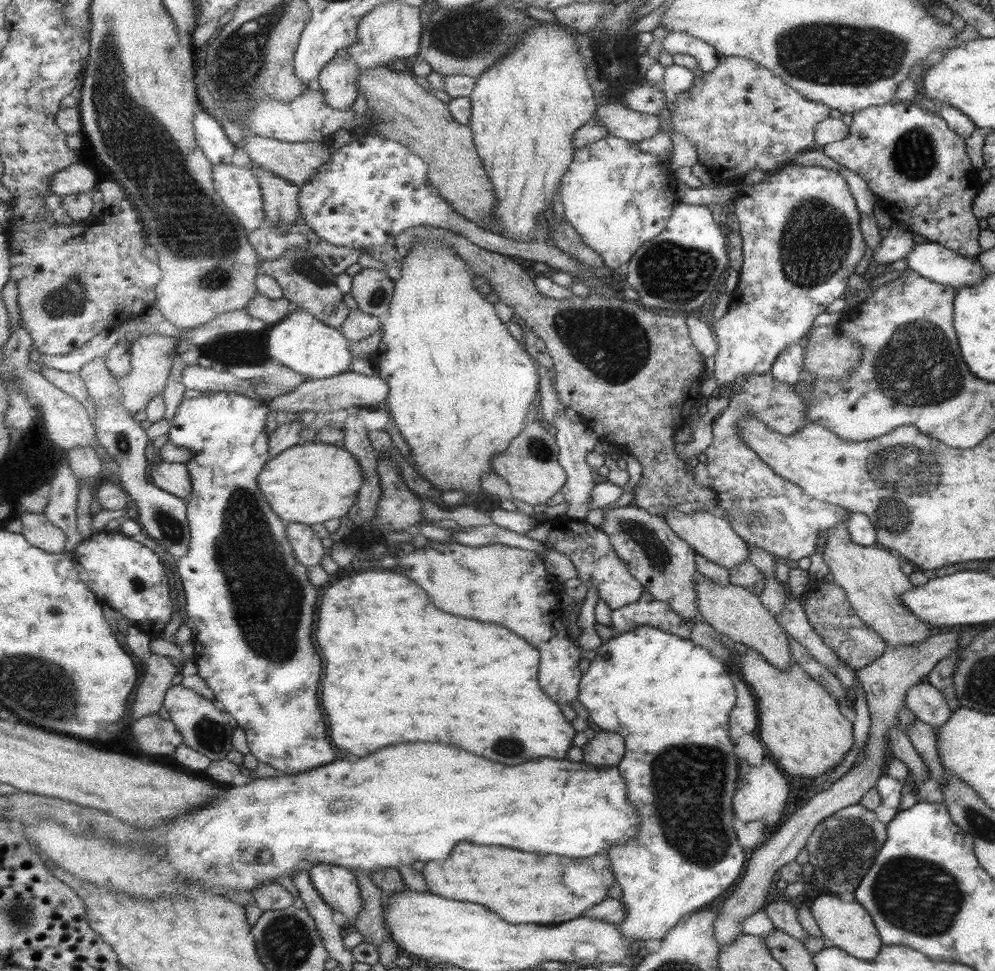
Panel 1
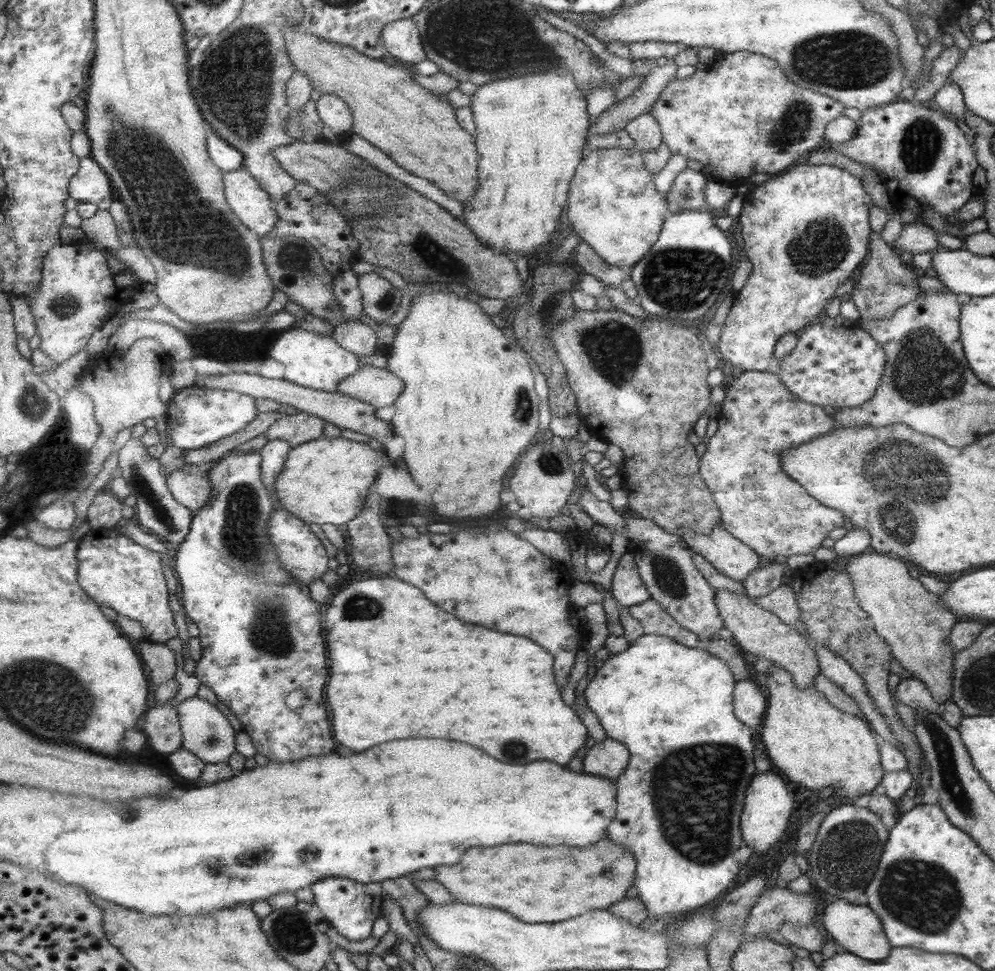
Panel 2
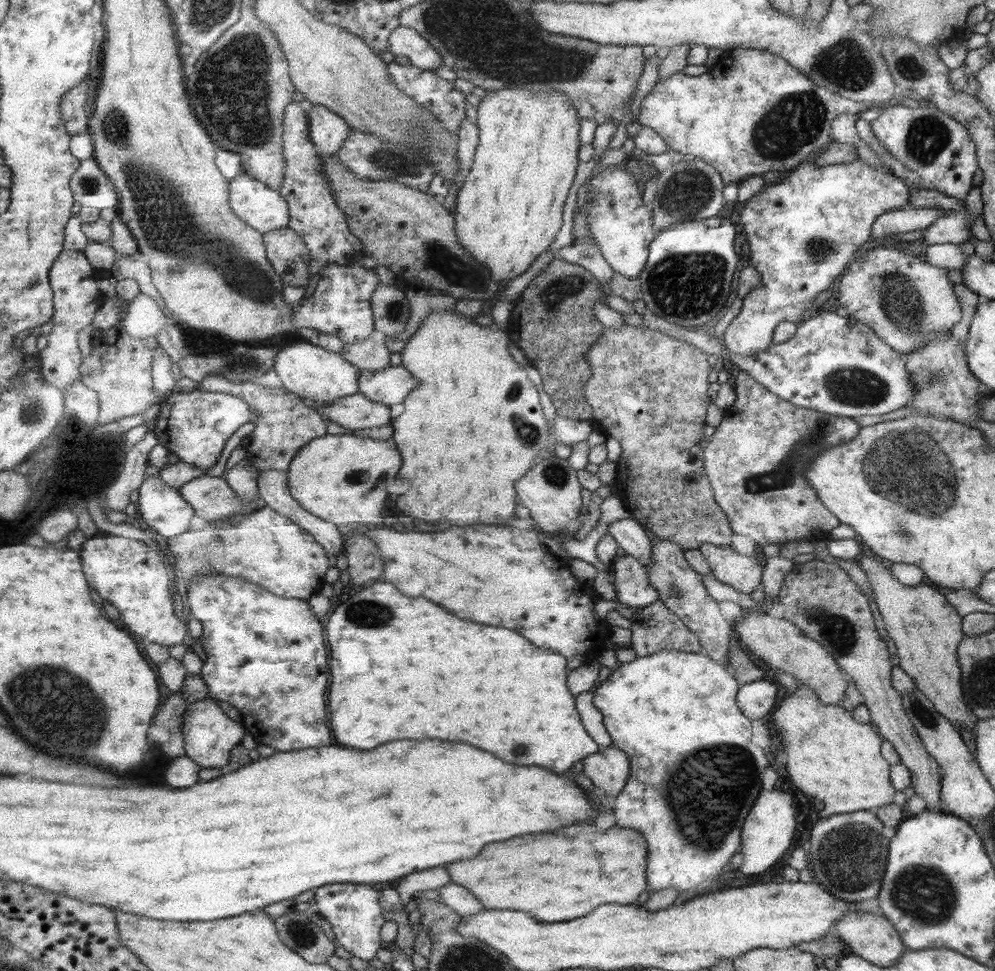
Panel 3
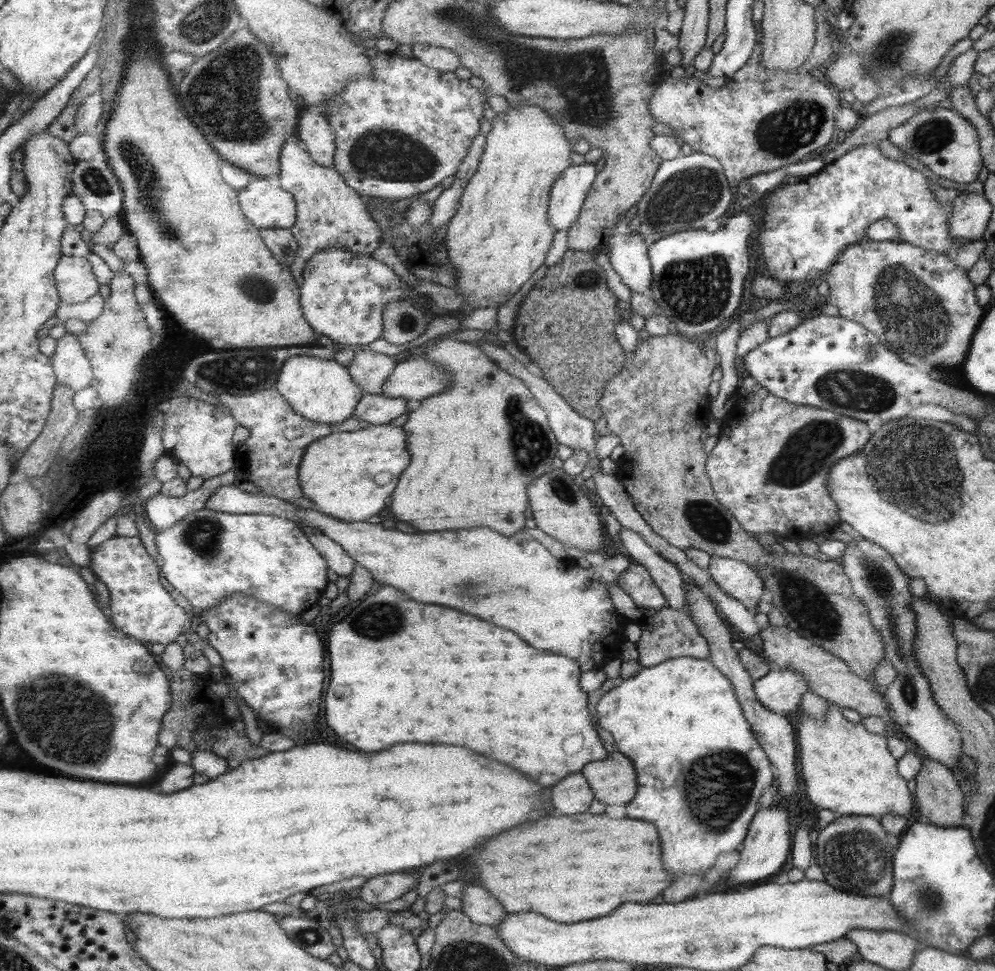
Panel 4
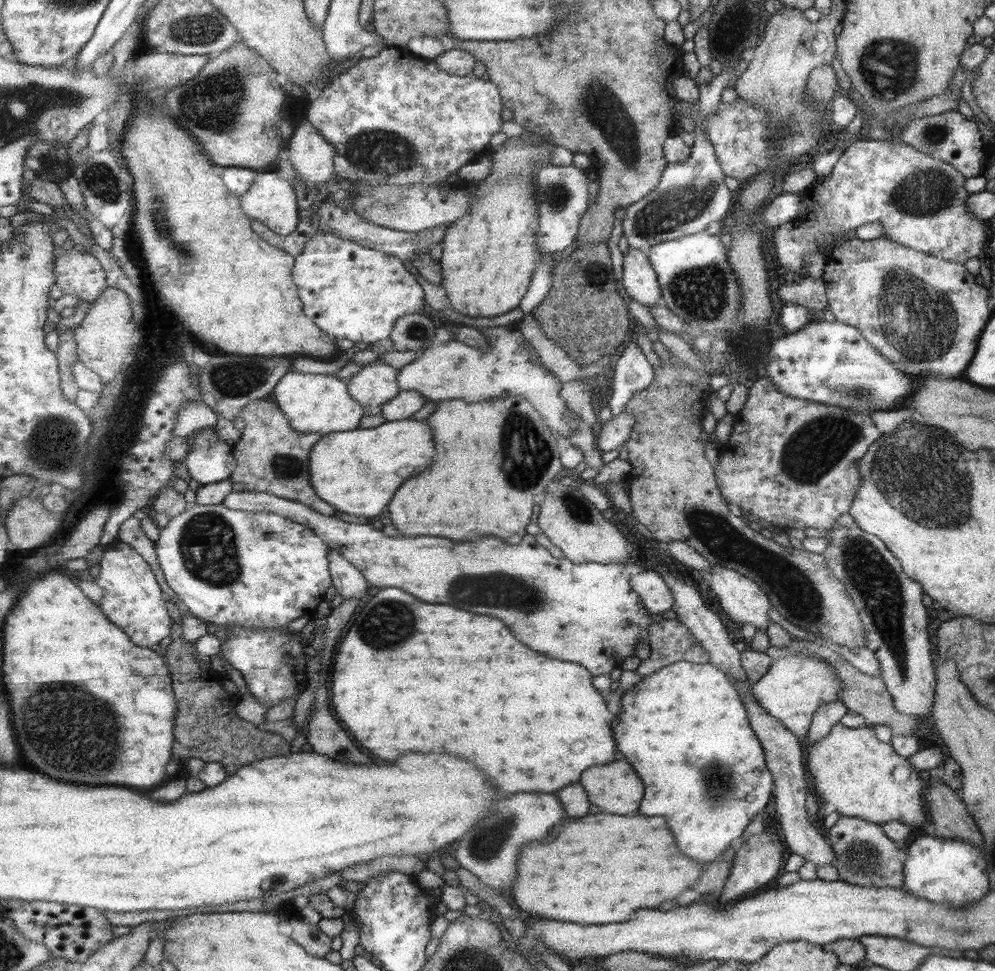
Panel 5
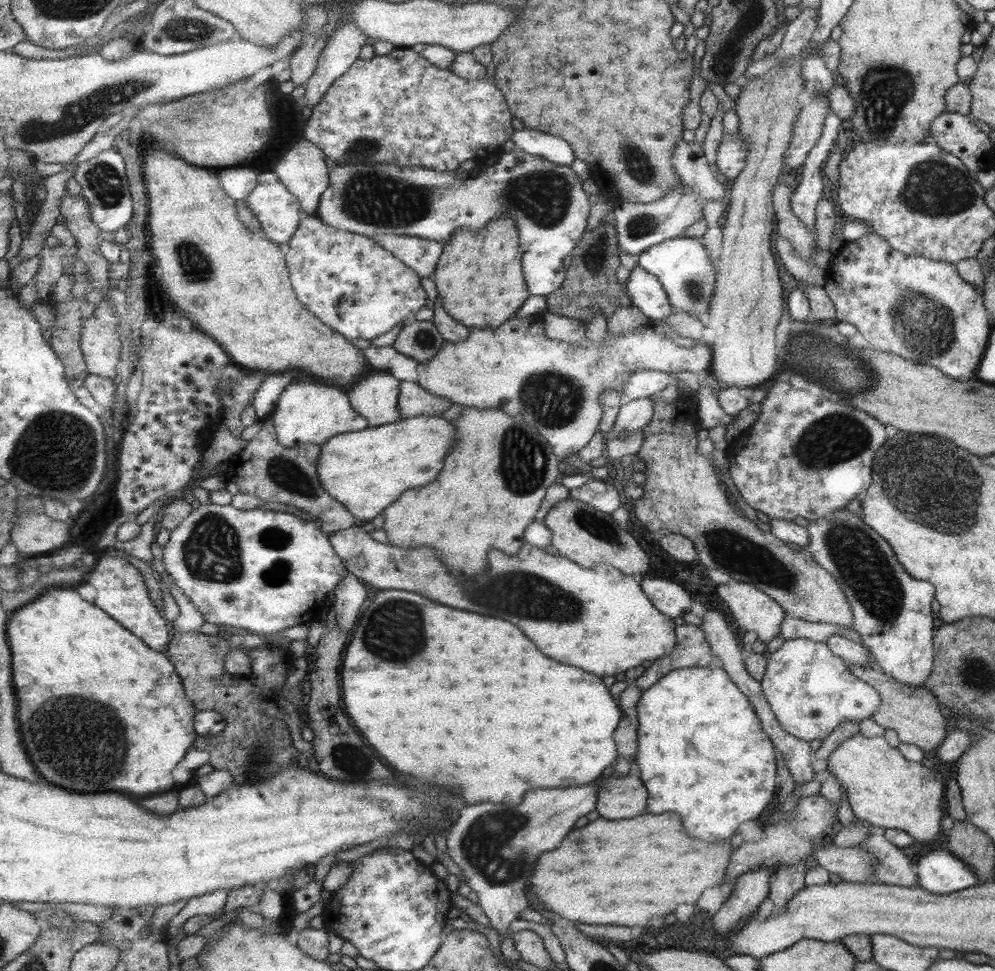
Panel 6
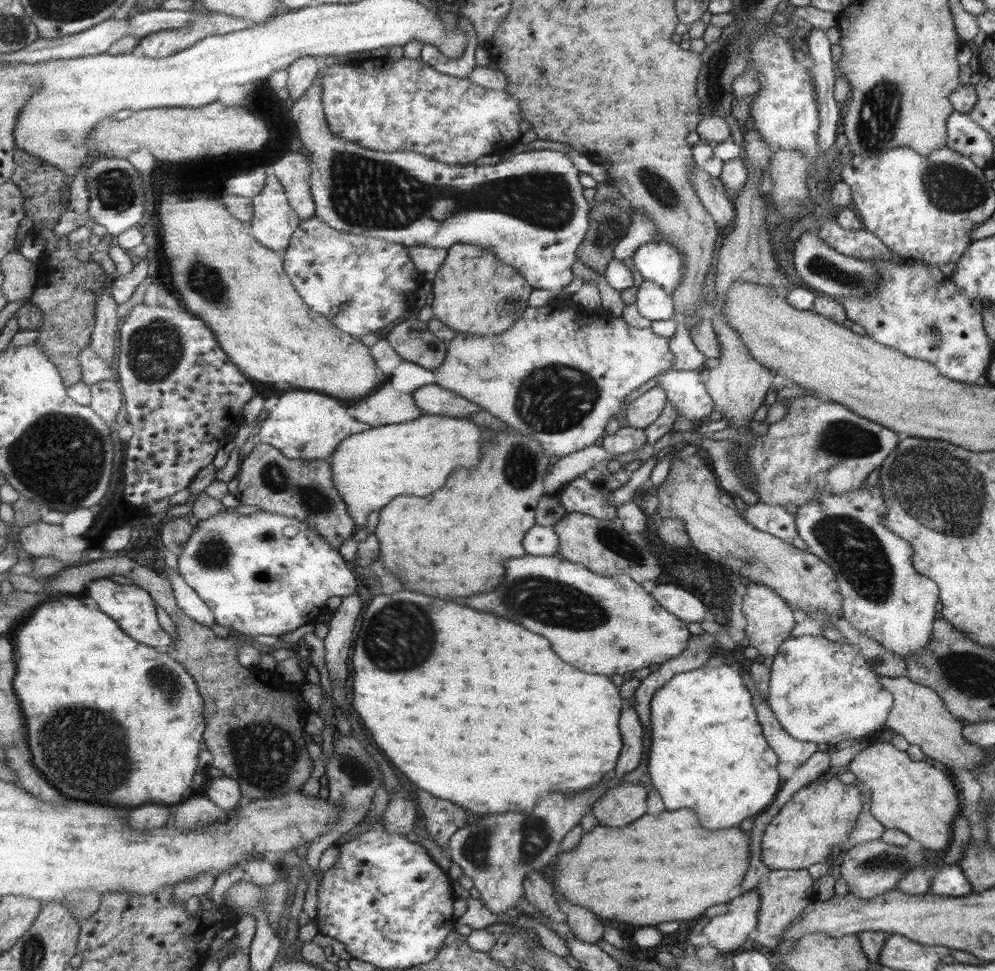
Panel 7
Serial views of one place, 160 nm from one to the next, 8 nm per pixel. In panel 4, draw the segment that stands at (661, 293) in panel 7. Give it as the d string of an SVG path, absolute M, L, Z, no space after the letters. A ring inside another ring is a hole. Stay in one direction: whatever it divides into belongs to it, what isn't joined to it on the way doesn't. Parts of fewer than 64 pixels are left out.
M623 214L618 216L615 226L610 230L606 244L608 244L608 261L611 268L620 276L620 281L630 291L647 292L651 282L649 246L639 233L631 232Z

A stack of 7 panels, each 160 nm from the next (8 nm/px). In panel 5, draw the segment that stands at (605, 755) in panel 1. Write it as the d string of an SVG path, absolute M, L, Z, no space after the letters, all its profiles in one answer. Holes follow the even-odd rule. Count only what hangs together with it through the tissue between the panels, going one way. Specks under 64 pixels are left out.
M614 760L609 764L587 768L581 773L578 783L584 788L589 803L597 806L600 813L630 816L637 813L638 806L642 802L644 784L641 784L641 781L635 776L629 763Z

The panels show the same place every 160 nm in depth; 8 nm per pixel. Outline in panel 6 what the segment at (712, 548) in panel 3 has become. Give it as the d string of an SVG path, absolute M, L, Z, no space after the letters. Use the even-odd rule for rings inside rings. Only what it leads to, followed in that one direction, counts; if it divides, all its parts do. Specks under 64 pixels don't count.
M732 579L716 585L715 594L725 603L735 624L745 631L754 632L764 644L780 633L786 613L761 589Z

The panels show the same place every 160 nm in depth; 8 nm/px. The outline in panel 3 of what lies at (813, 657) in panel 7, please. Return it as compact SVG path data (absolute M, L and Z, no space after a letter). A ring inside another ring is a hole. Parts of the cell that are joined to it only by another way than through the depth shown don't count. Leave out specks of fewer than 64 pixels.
M764 679L742 684L737 694L738 707L749 720L761 720L773 712L777 685Z

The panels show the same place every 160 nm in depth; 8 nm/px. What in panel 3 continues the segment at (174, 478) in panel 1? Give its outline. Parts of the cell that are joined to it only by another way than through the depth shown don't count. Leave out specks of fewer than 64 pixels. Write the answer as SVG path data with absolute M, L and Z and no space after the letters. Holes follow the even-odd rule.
M223 476L197 477L187 481L180 491L196 510L197 518L204 518L207 523L223 520L246 507L246 502L236 495Z

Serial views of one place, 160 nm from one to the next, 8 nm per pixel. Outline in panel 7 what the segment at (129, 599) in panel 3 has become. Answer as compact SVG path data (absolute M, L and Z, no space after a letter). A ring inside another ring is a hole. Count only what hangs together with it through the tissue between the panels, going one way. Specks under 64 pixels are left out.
M91 582L86 588L88 598L97 603L99 608L113 617L135 640L146 645L151 645L159 652L167 652L169 644L173 638L163 630L162 624L159 624L157 618L156 603L151 598L149 592L137 586L121 586L117 582Z

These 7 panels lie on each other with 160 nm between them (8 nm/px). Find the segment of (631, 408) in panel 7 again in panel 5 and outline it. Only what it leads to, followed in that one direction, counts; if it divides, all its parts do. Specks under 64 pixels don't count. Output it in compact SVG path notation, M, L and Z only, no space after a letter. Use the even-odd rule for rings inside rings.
M619 413L611 421L598 425L596 433L596 447L602 453L615 450L624 446L629 438L630 428L633 424L633 417L630 414Z

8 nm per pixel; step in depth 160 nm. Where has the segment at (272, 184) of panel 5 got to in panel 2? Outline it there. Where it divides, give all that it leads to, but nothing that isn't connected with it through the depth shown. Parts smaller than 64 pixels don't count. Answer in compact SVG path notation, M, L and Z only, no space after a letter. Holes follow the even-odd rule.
M247 168L224 173L224 183L226 199L233 212L253 232L265 236L278 219L270 193Z

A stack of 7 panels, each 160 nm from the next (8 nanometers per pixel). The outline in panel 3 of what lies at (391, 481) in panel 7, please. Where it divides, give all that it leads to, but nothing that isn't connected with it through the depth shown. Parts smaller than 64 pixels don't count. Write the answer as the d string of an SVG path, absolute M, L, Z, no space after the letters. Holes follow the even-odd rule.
M329 434L312 440L298 453L287 473L291 494L305 510L336 525L386 527L383 508L389 498L387 487L399 477L403 466L403 454L394 439Z

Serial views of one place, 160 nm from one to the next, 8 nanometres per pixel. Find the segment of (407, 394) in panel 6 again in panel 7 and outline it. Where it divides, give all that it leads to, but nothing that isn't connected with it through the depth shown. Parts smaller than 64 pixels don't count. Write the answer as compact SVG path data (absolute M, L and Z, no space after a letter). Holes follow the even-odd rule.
M437 384L419 388L417 392L413 393L413 397L423 415L466 418L472 412L480 410L476 404Z

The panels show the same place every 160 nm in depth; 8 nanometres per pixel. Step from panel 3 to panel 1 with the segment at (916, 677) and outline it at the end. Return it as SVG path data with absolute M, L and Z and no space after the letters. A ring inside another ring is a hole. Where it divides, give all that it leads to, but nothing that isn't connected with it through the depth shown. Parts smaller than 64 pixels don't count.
M845 520L824 530L819 550L833 582L843 589L847 601L863 622L886 640L889 647L909 646L929 636L933 626L915 618L899 601L898 596L913 586L909 578L903 576L897 558L891 556L889 550L879 550L876 544L868 547L855 544Z

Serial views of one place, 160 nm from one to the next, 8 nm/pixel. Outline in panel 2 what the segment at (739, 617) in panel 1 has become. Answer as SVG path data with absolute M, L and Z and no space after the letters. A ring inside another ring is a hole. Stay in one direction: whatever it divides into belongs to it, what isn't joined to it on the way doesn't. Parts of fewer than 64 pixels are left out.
M717 591L714 594L718 615L722 626L731 632L733 643L740 651L750 652L753 656L771 660L773 665L786 669L799 689L812 686L813 677L818 672L818 660L814 650L806 643L806 639L790 625L783 624L774 613L753 604L746 594Z

